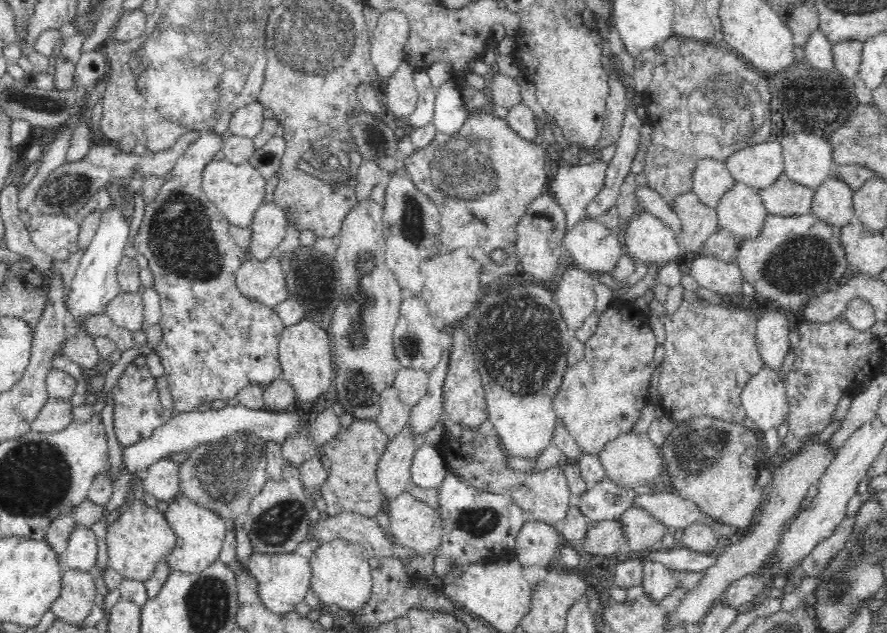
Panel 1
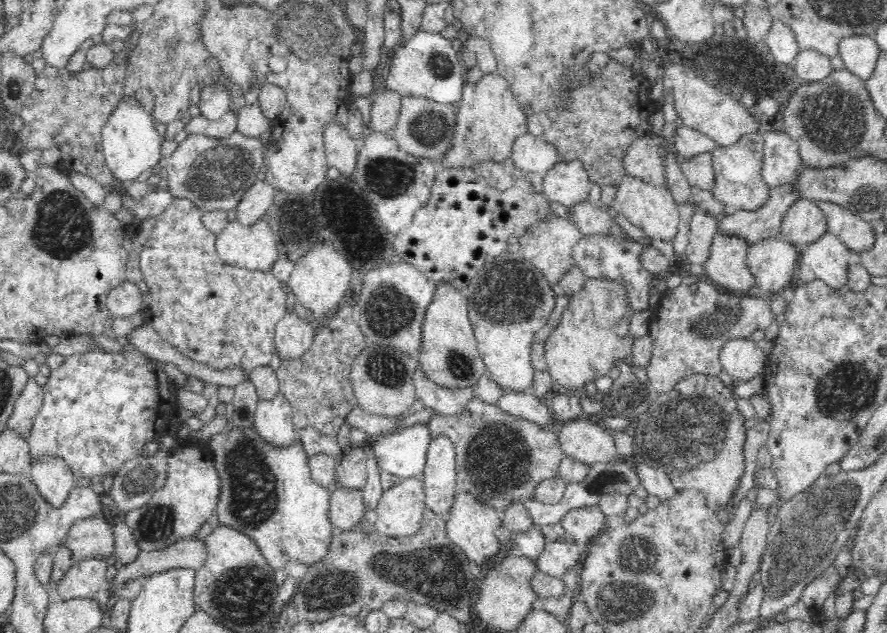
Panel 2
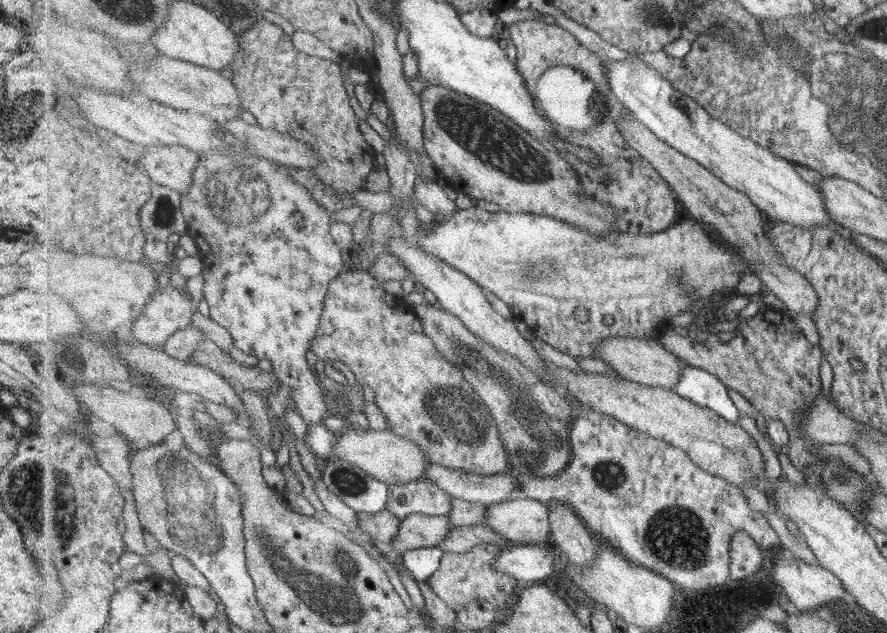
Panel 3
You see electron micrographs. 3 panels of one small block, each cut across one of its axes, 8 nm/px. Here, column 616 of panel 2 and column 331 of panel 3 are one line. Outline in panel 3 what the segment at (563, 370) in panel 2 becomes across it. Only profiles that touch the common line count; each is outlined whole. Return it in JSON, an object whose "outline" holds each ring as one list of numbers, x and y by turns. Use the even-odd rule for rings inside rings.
{"outline":[[358,270,341,273,331,284,327,291,322,321,318,333,312,342,313,353,318,358,320,364,333,364,340,366,350,377,351,384,361,388,363,384,368,385,375,392,375,403,384,414,388,427,397,435,404,436,422,446,427,458,431,458,432,463,446,464,447,466,461,471,468,471,470,474,477,474,480,478,484,475,494,475,509,471,509,454,502,443,502,434,498,429,498,422,491,414,490,407,478,395,472,384,465,379,462,371,446,359,436,344,425,334,423,323,415,314,415,308,405,302,403,296,396,297,388,294,381,287,381,282,377,280,369,271]]}

